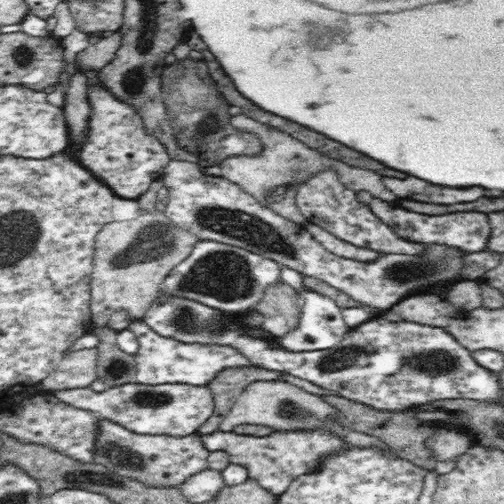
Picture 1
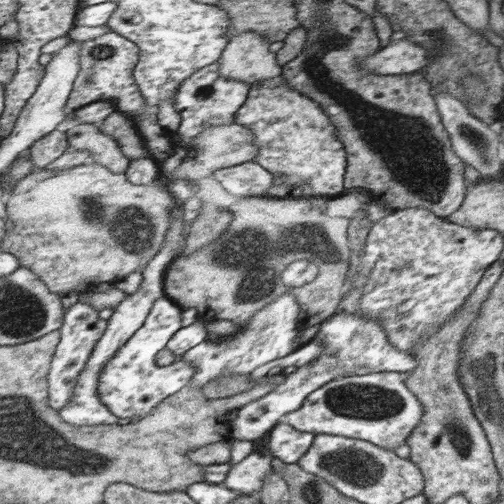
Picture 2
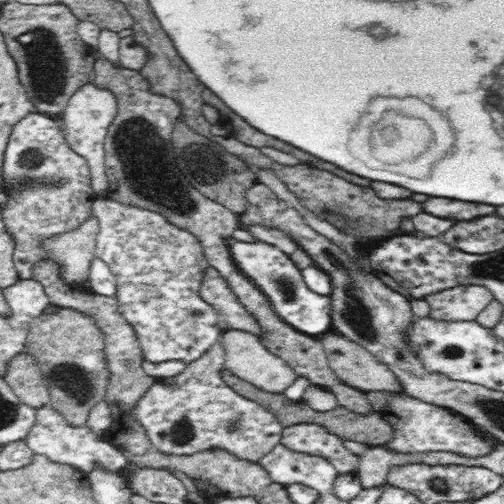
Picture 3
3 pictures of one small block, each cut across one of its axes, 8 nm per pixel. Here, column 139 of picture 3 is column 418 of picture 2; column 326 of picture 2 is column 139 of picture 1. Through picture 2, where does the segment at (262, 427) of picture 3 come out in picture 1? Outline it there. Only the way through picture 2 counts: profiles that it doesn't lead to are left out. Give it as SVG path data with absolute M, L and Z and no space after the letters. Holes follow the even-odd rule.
M124 384L106 388L104 392L94 392L92 388L74 388L74 390L58 390L52 392L62 402L72 406L80 406L82 410L94 412L100 420L112 420L122 428L128 428L142 436L174 436L186 438L200 434L202 424L214 412L214 394L210 386L190 386L190 384L160 384L160 386L144 386L144 384Z

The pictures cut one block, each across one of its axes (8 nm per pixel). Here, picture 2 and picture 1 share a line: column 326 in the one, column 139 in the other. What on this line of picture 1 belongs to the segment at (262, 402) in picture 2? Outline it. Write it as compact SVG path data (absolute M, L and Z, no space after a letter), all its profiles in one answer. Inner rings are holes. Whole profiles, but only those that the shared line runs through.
M132 320L130 330L138 338L136 352L136 384L160 386L160 384L190 384L208 386L226 368L248 368L250 360L232 346L220 344L186 344L176 338L166 338L154 332L144 320Z

